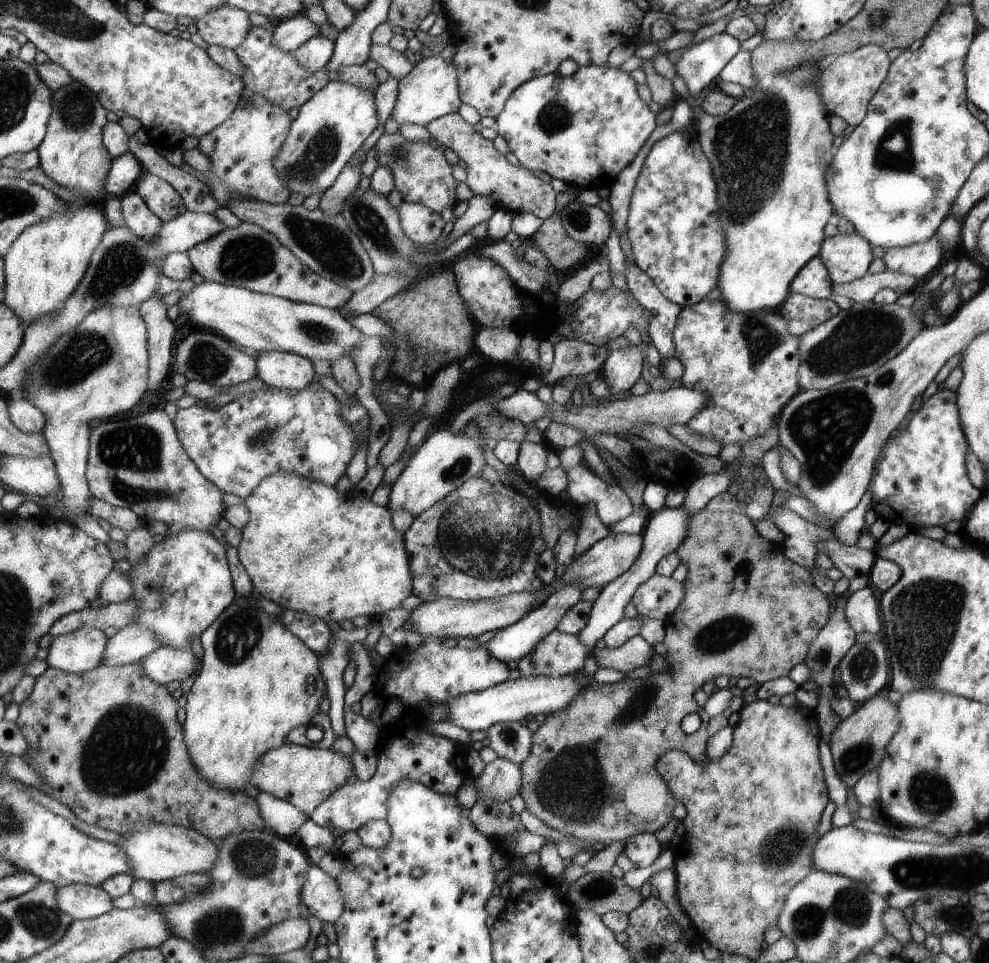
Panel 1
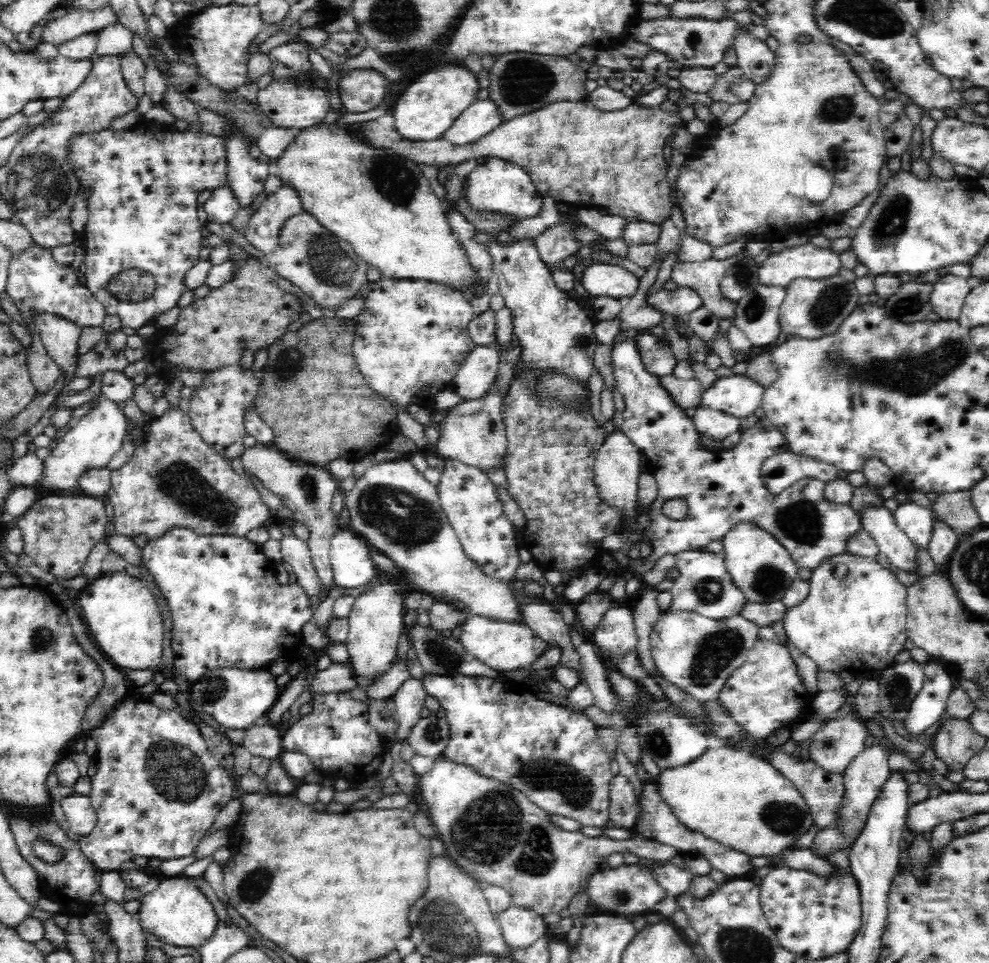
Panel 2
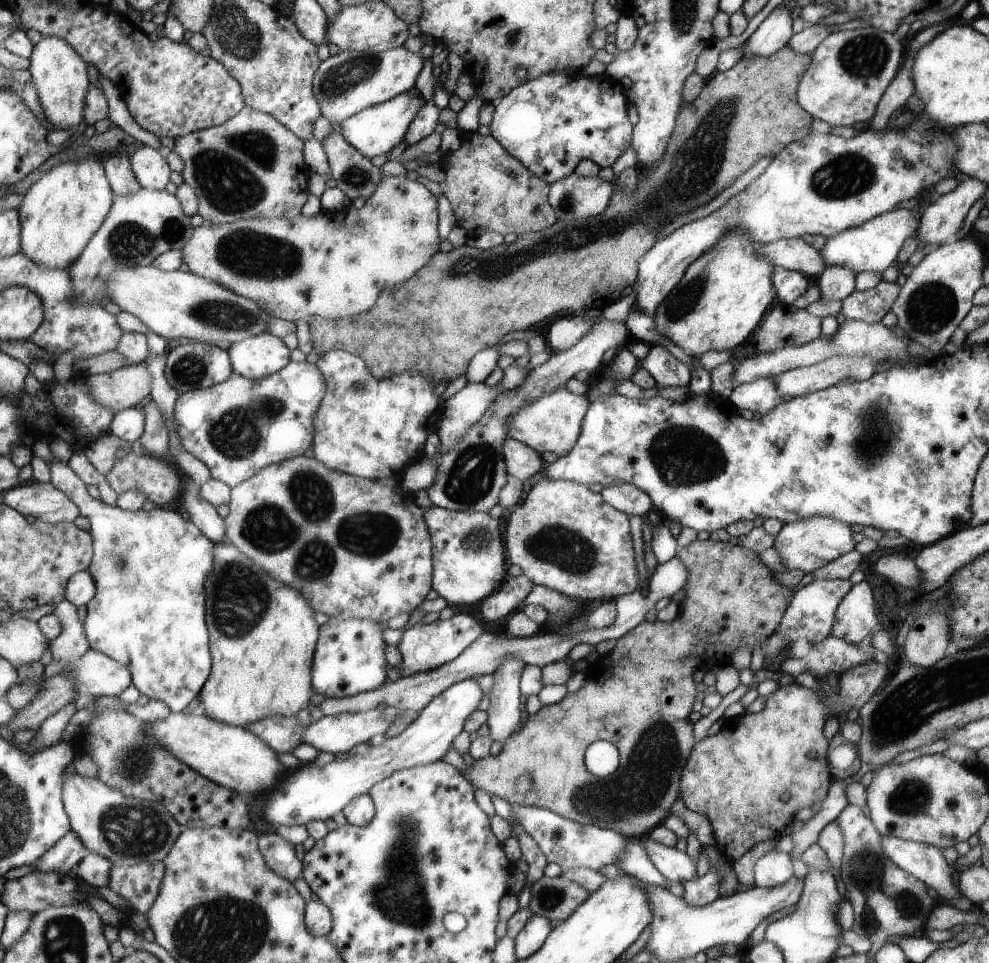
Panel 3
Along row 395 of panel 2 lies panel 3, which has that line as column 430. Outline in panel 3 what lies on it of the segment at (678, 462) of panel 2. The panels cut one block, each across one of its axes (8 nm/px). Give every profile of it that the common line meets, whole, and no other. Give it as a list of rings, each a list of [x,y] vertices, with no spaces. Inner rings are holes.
[[[456,611],[449,619],[437,619],[433,622],[418,621],[404,630],[401,638],[398,639],[396,648],[399,651],[401,662],[394,668],[398,671],[399,678],[435,670],[463,653],[483,633],[482,623],[473,620],[468,614]]]

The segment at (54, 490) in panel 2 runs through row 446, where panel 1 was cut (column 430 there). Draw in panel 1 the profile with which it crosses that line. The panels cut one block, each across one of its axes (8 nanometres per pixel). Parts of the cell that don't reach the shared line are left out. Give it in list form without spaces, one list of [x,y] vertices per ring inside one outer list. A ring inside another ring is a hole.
[[[439,51],[416,62],[411,70],[398,80],[396,101],[389,116],[400,126],[411,123],[427,125],[434,118],[454,113],[459,108],[459,79],[451,60],[441,58]]]

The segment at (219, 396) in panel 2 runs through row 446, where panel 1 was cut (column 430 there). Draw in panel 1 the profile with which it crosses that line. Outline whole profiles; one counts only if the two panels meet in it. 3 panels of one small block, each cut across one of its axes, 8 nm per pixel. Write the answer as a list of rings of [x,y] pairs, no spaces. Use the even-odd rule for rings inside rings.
[[[402,200],[396,211],[404,235],[418,246],[435,243],[445,224],[439,213],[429,210],[421,203]]]

